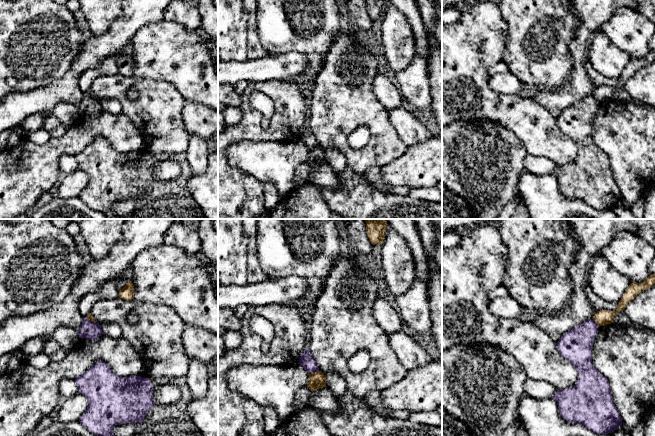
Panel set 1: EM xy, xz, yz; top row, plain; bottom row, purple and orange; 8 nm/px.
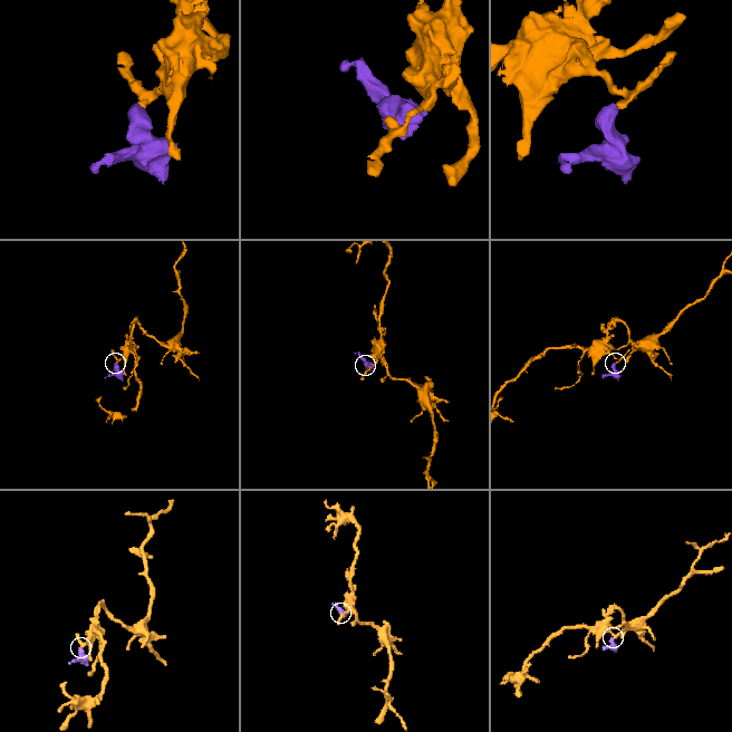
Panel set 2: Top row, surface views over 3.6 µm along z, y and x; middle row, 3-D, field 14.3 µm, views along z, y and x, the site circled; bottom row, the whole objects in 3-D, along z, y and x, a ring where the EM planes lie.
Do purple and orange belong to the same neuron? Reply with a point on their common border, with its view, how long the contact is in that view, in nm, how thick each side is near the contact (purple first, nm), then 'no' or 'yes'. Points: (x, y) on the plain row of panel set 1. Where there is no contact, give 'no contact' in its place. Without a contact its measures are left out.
xz (313, 147) | 90 nm | 120/140 nm | no

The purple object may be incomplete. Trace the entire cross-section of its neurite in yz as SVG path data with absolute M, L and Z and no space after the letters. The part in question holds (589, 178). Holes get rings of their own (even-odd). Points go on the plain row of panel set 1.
M593 94L588 95L574 102L557 118L559 129L574 141L579 153L573 163L558 166L551 175L557 178L563 195L570 199L583 201L594 209L609 210L622 202L622 194L614 180L609 157L592 139L592 121L598 110L598 104Z

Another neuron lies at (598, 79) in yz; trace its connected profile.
M589 60L585 64L585 69L596 88L600 86L615 87L618 83L616 79L606 77L597 72Z

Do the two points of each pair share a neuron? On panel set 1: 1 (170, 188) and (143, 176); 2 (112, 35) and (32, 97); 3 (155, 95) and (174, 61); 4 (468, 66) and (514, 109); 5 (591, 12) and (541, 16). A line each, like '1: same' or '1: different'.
1: same
2: same
3: different
4: same
5: different

